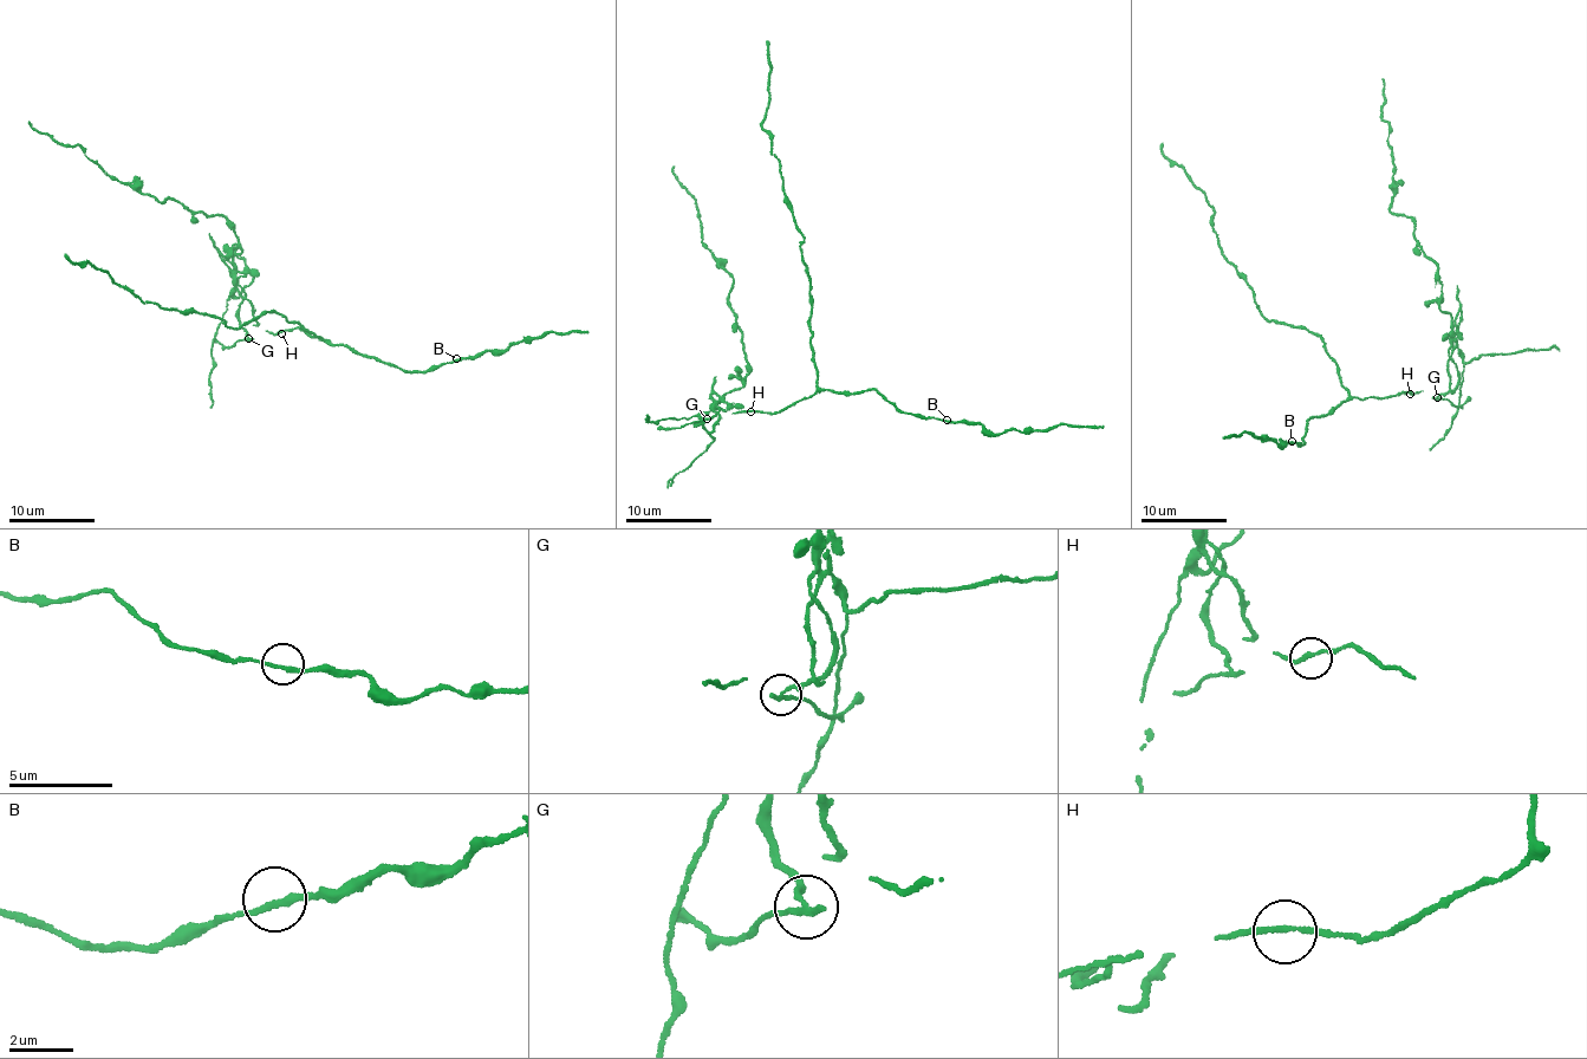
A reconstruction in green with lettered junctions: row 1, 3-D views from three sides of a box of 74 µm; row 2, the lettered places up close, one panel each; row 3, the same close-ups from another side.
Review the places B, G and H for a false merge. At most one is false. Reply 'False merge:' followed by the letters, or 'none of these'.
False merge: G

